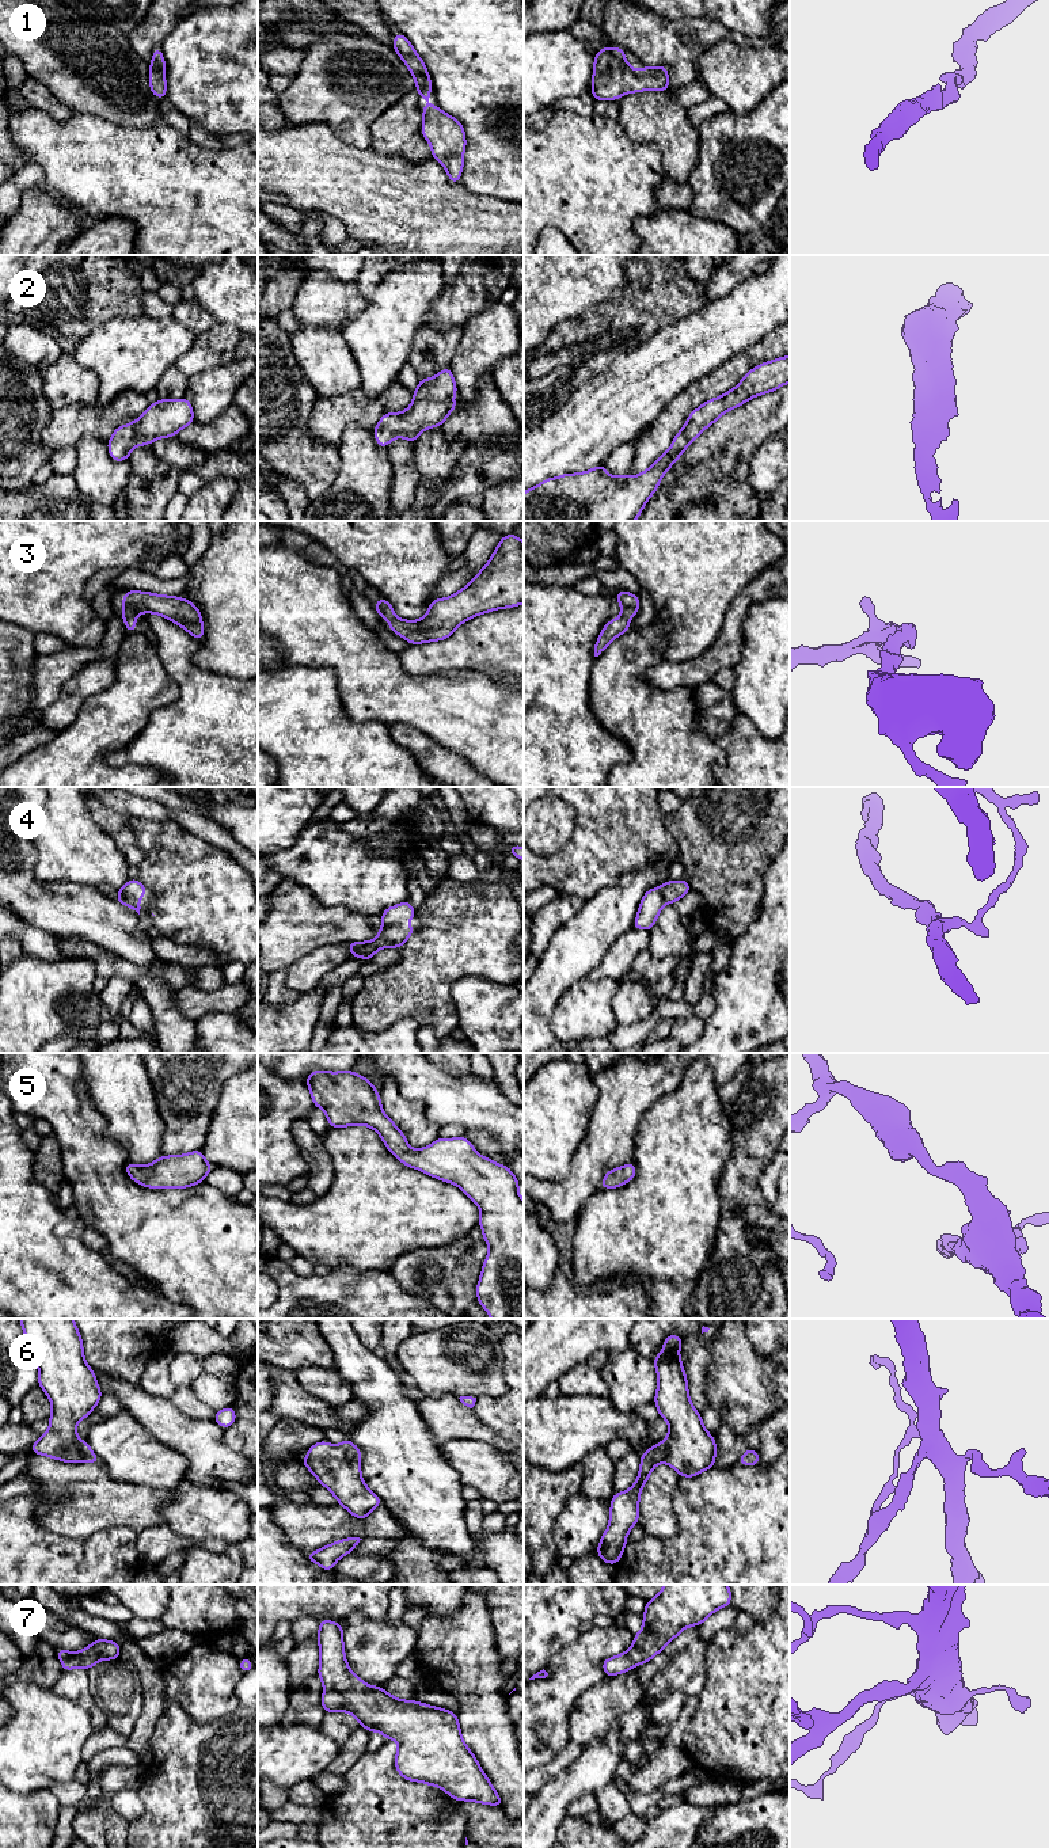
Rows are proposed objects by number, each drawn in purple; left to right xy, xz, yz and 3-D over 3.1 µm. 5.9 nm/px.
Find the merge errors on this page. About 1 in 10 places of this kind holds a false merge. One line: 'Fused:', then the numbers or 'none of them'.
Fused: none of them

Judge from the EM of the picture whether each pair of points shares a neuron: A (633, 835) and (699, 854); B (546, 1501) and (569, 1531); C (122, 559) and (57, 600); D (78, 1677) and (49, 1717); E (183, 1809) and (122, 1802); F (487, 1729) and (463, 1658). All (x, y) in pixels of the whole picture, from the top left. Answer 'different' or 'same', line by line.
A: different
B: different
C: same
D: different
E: different
F: same

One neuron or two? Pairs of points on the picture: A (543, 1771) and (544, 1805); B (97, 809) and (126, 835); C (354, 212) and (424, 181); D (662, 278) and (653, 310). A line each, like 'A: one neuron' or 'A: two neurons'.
A: two neurons
B: one neuron
C: one neuron
D: one neuron

